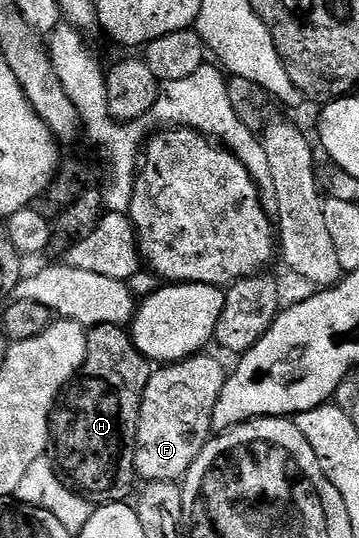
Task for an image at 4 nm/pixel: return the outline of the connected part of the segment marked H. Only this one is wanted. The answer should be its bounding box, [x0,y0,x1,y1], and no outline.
[50,323,153,504]

